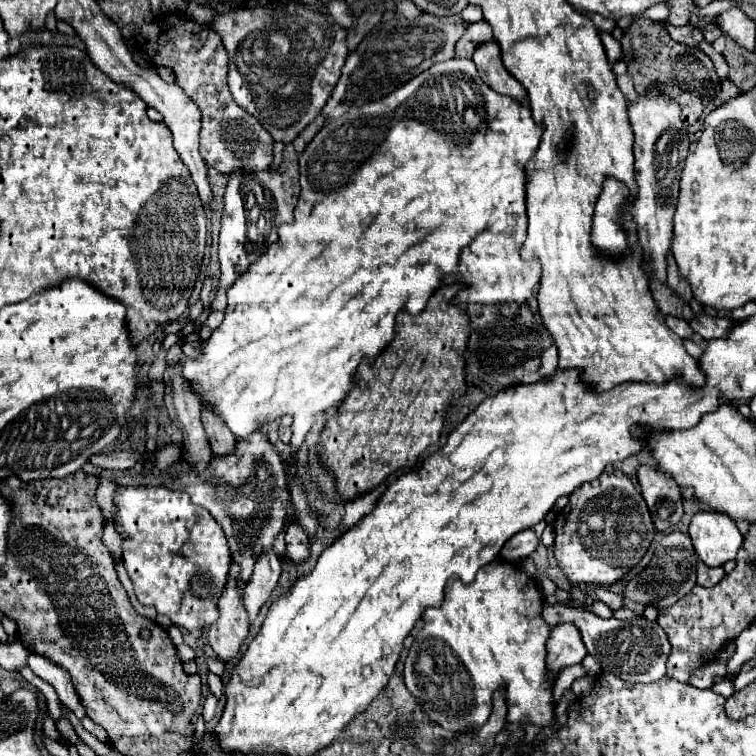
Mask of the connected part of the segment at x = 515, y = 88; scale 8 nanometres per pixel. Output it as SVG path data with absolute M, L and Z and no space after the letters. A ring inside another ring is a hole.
M489 41L489 43L479 45L471 59L477 65L477 71L479 71L481 79L489 87L493 87L501 95L509 95L513 99L525 101L525 97L527 97L525 87L503 67L501 49L499 49L497 41Z

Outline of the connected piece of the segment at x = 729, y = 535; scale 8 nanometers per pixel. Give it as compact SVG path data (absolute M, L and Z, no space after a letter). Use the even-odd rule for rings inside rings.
M699 511L689 523L689 537L699 559L707 567L721 567L723 563L735 559L739 547L743 545L743 535L739 533L733 519L719 515L719 511Z

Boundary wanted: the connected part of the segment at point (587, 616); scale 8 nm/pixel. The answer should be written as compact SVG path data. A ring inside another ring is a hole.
M545 603L543 621L549 623L549 627L557 627L559 623L575 623L587 647L587 653L601 665L605 673L613 673L629 683L653 683L665 677L665 661L671 645L667 641L667 635L655 621L647 621L643 617L635 617L629 621L619 621L615 617L603 619L585 607L571 607L565 603Z

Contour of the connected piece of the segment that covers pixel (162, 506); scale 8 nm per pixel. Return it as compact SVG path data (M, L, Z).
M117 487L113 493L113 523L123 539L123 565L133 581L137 601L151 605L157 613L167 615L175 625L187 631L201 631L209 627L217 615L217 601L227 585L229 575L229 545L223 529L211 513L193 505L183 491L169 491L165 487Z

